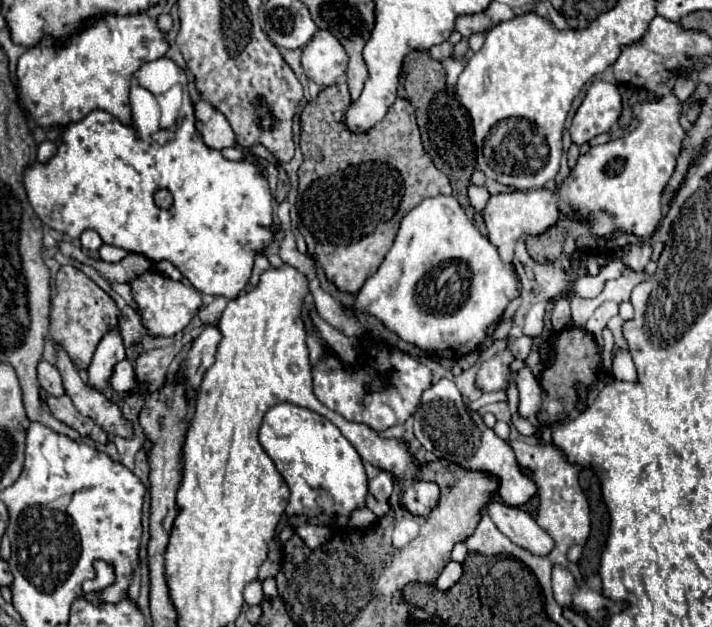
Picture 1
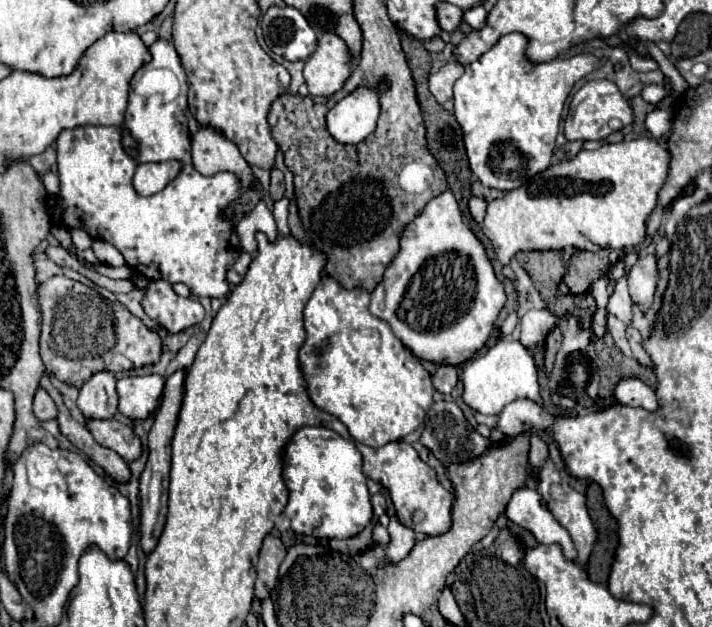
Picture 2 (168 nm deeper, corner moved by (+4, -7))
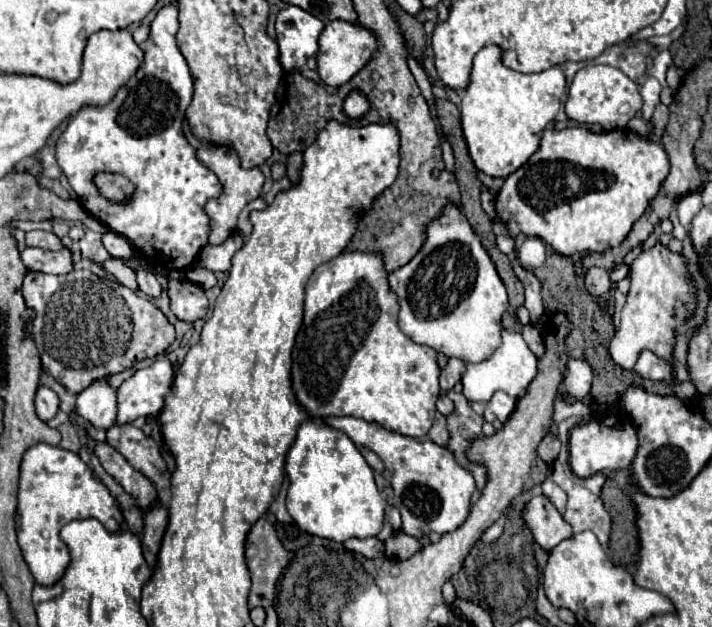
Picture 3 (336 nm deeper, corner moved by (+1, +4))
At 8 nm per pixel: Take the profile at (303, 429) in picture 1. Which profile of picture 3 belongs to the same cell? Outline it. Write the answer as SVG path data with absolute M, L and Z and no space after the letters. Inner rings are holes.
M304 421L298 437L286 455L290 479L286 507L292 519L310 535L334 539L376 537L384 521L384 499L374 483L374 473L352 439L320 421Z

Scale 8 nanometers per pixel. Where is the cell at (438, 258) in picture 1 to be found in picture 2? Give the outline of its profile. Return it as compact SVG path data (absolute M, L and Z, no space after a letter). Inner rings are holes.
M445 190L407 224L401 236L401 250L373 290L369 310L385 320L393 334L421 360L459 366L487 344L503 304L505 292L495 278L483 244L463 224L459 204L451 190ZM423 264L425 276L421 274ZM407 288L409 310L403 310L401 304Z

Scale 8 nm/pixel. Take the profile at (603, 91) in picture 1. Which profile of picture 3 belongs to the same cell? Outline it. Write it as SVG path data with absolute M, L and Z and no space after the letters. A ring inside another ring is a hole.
M588 65L580 69L568 89L566 115L578 123L596 123L606 129L624 129L642 107L638 85L620 69L610 65Z

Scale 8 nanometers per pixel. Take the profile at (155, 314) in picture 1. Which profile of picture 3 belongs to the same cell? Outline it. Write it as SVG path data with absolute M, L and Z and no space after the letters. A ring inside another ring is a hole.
M168 279L170 311L182 321L202 319L208 311L208 297L204 289L186 279Z

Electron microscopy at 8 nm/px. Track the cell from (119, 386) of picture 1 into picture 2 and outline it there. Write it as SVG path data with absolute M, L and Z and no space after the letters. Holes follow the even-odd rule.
M159 374L133 376L117 382L119 412L131 420L145 420L155 414L163 394L165 378Z

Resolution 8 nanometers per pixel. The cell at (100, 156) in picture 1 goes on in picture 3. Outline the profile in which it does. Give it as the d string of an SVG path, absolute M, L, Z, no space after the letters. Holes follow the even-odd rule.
M172 3L158 11L156 19L150 25L150 37L140 43L146 57L130 83L126 83L108 105L80 109L56 141L58 165L68 177L72 191L76 193L76 199L84 207L84 211L88 211L94 219L98 219L102 225L116 231L118 235L124 235L134 245L134 249L138 249L140 255L148 263L152 263L152 267L166 271L186 271L196 265L200 251L208 245L208 235L212 227L212 221L206 215L204 207L208 199L222 193L222 183L208 167L204 167L196 159L196 153L182 131L184 113L192 99L192 75L184 55L176 45L176 31L178 9L176 3ZM102 171L120 173L130 179L134 185L134 195L122 203L102 197L94 185L94 177Z

